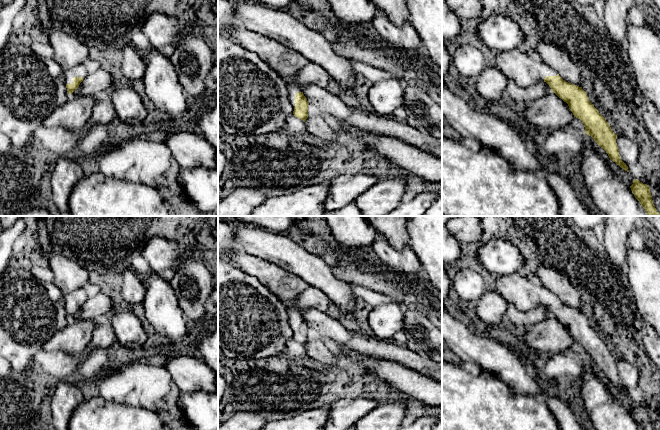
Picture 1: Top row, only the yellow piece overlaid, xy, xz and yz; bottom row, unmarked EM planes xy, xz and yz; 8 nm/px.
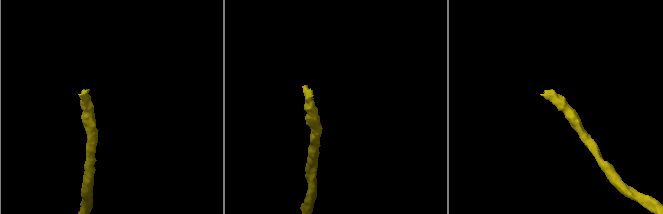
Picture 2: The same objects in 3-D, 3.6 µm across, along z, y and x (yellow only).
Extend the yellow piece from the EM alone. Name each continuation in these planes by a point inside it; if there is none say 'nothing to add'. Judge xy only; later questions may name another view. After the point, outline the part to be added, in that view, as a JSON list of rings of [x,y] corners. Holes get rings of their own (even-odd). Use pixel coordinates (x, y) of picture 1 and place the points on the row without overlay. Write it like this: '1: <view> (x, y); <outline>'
1: xy (80, 294); [[[79,288],[64,296],[65,308],[71,308],[74,301],[82,301],[83,304],[87,301],[88,296],[84,288]]]

